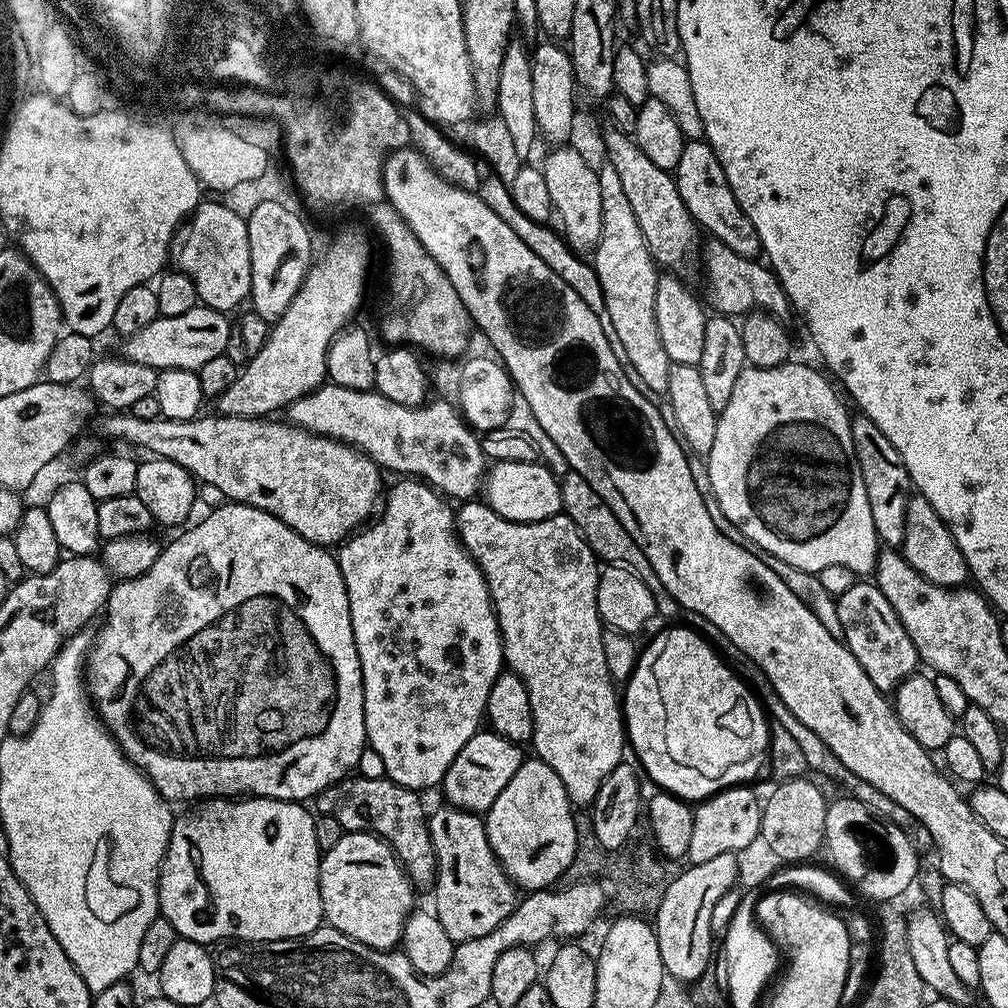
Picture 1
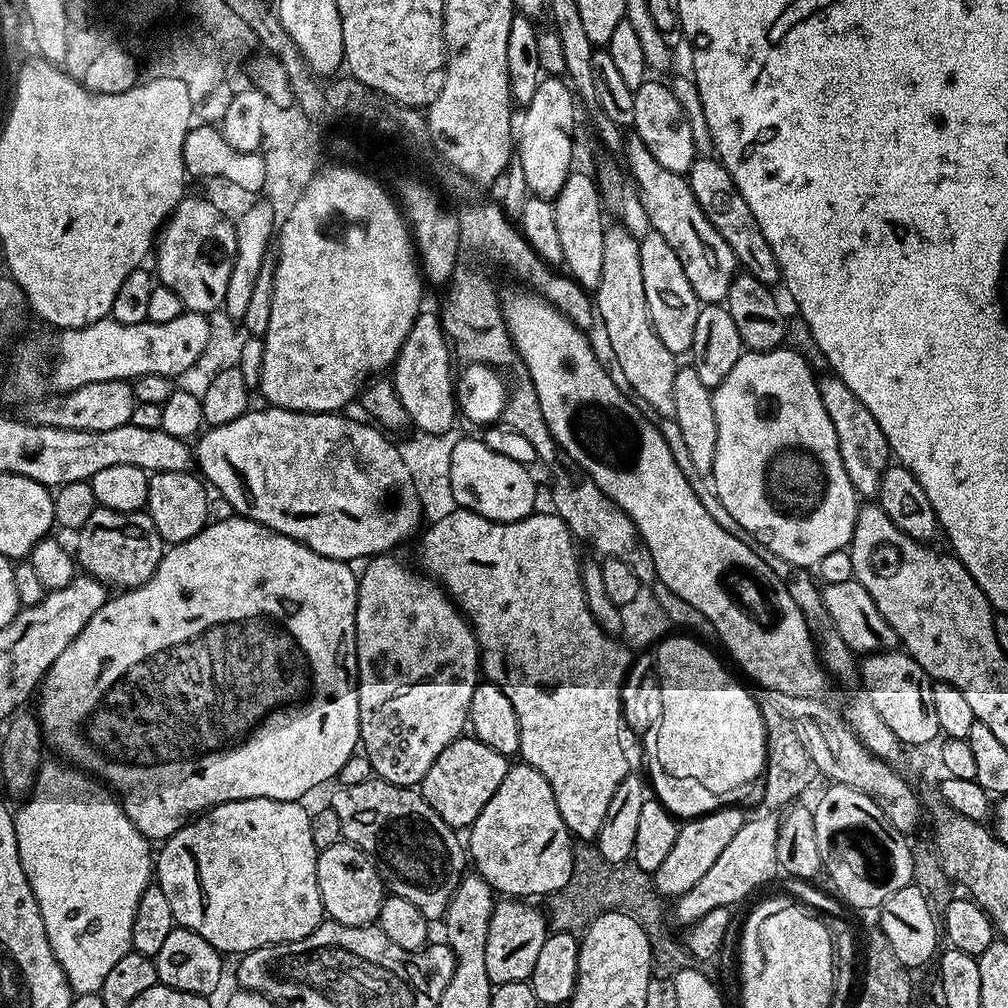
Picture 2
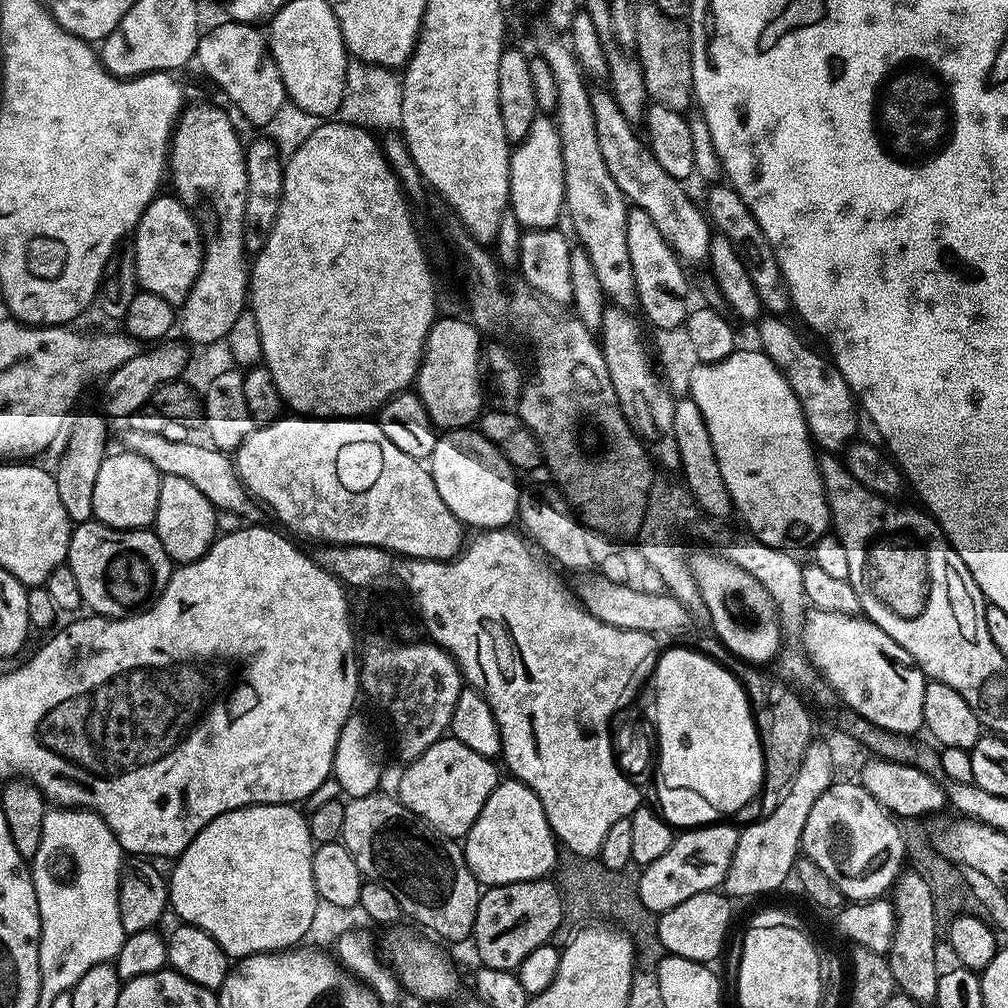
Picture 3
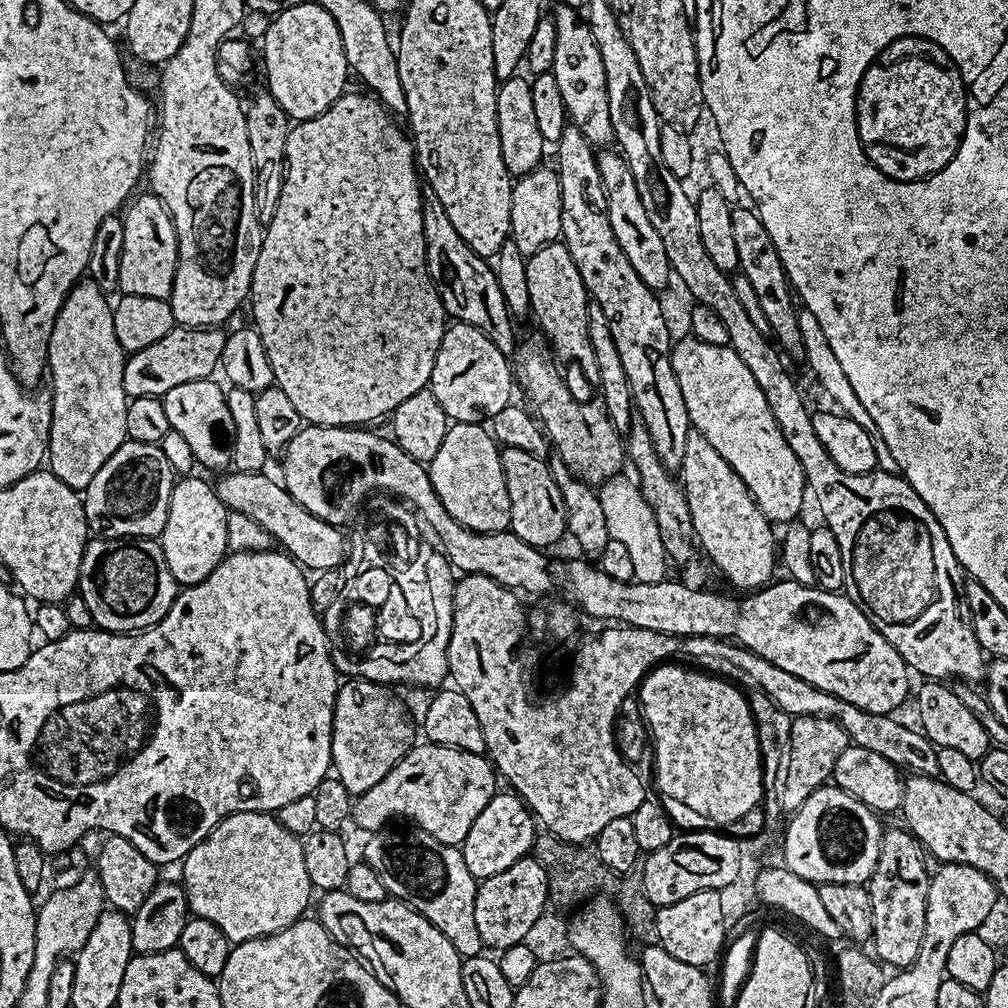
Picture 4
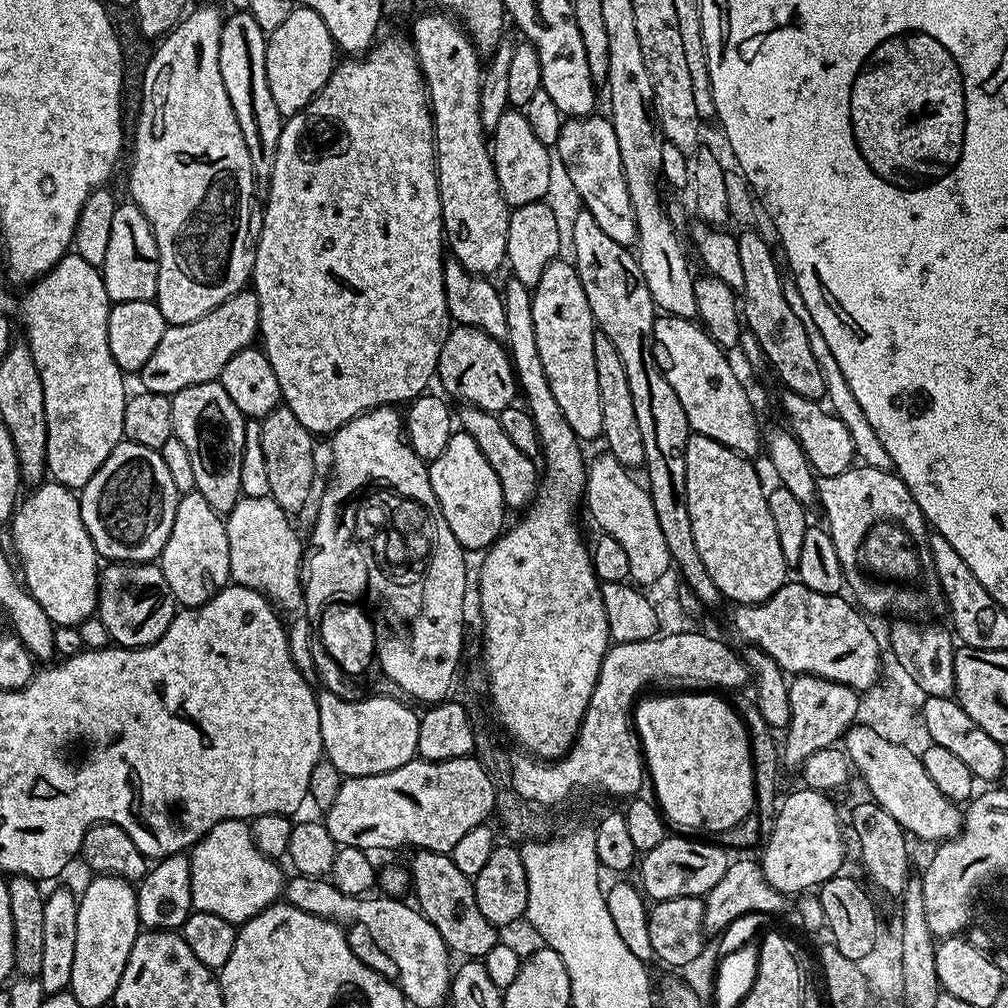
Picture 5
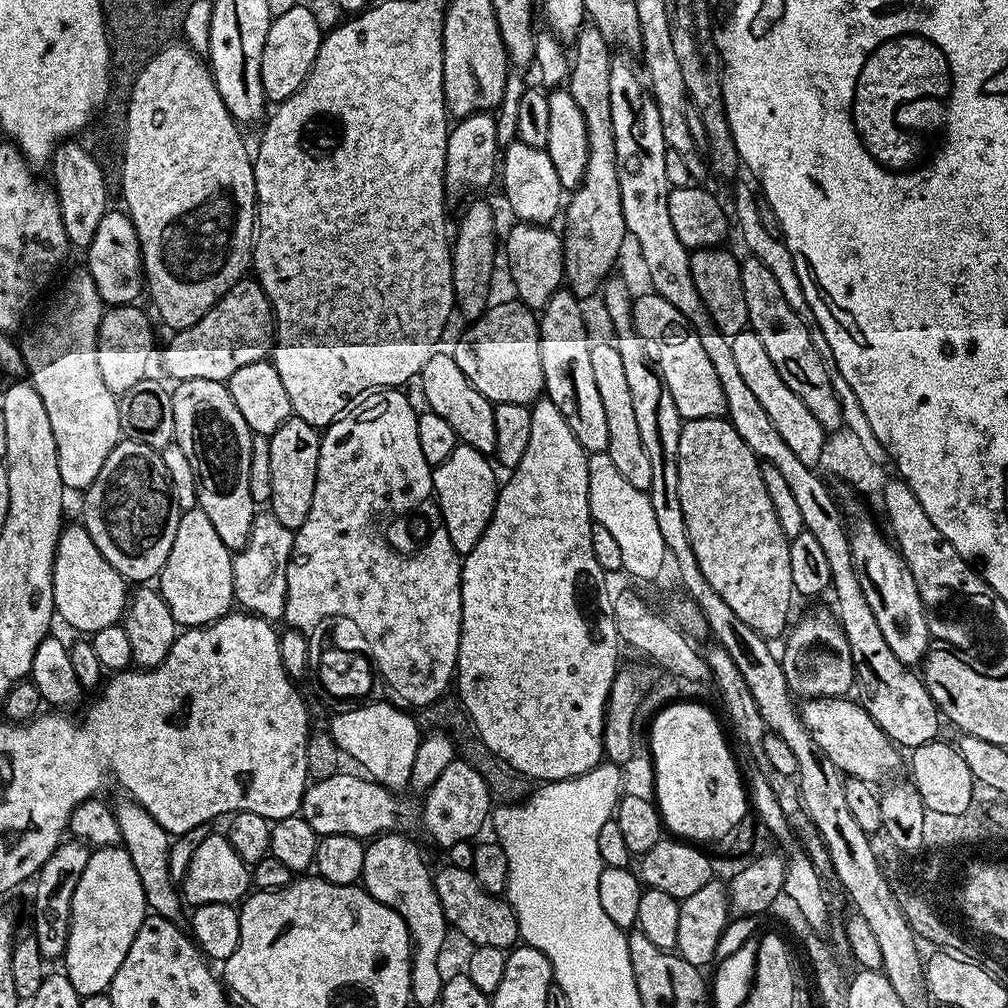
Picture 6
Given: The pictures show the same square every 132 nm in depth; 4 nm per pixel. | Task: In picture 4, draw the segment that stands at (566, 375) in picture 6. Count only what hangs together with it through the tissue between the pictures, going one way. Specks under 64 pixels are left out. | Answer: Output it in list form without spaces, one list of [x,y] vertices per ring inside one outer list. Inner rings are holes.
[[[563,242],[542,246],[526,259],[526,286],[530,290],[531,315],[536,316],[539,331],[543,332],[552,351],[561,361],[569,360],[580,367],[580,372],[589,382],[598,378],[598,362],[594,362],[594,350],[588,333],[588,305],[590,297],[570,258],[570,250]]]

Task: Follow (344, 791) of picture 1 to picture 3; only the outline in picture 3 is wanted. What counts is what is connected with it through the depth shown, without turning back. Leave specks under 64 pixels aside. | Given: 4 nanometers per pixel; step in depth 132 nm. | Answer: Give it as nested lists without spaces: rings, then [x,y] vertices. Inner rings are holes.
[[[377,790],[344,804],[340,840],[361,877],[386,886],[405,917],[417,920],[441,941],[471,937],[482,885],[468,869],[464,849],[455,839],[441,836],[395,795]]]

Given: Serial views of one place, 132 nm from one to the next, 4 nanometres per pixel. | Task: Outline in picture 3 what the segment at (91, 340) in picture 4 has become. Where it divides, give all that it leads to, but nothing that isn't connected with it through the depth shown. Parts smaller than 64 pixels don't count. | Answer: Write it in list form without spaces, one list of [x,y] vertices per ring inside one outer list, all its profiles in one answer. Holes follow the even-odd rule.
[[[96,410],[78,416],[71,421],[70,431],[67,433],[68,445],[65,446],[56,468],[54,467],[54,475],[58,482],[58,498],[62,498],[62,506],[66,506],[66,514],[72,519],[73,525],[84,524],[87,520],[93,519],[94,481],[98,478],[98,470],[106,455],[104,447],[108,444],[109,424],[109,421]]]

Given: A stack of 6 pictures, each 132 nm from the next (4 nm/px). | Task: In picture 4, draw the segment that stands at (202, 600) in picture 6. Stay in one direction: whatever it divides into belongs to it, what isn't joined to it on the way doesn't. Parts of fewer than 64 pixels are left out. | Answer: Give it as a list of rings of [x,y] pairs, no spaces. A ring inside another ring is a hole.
[[[181,475],[173,483],[170,502],[166,510],[166,526],[158,537],[166,558],[166,566],[170,566],[170,574],[174,574],[177,585],[180,586],[202,582],[224,561],[225,556],[230,552],[227,544],[228,507],[218,498],[215,487],[211,483],[207,484],[202,477],[196,475]]]

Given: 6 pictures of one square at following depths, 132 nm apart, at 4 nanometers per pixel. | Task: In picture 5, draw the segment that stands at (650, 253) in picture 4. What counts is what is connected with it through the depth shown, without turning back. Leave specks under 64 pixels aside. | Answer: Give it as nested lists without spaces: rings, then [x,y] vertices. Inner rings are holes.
[[[607,115],[599,116],[573,116],[565,119],[558,134],[555,150],[561,155],[562,163],[574,182],[574,187],[580,195],[583,209],[594,214],[594,222],[602,226],[614,242],[625,246],[636,243],[636,219],[634,218],[634,206],[630,206],[630,190],[626,190],[626,178],[622,170],[622,154],[618,150],[618,134],[614,134],[614,126]]]

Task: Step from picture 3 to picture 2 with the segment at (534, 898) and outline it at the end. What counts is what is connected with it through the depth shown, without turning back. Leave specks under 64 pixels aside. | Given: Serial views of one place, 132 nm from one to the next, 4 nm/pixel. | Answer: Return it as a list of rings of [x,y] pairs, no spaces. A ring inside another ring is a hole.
[[[504,898],[493,907],[490,930],[486,934],[486,974],[493,986],[502,982],[531,981],[534,974],[534,961],[542,942],[550,934],[550,924],[545,913],[531,908],[531,903],[520,898]]]

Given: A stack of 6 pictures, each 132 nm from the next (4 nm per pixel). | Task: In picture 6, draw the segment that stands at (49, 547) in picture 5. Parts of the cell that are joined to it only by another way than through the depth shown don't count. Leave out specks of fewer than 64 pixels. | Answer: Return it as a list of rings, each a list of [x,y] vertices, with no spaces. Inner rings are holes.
[[[69,523],[61,531],[52,567],[52,593],[54,612],[76,631],[76,634],[91,634],[102,626],[119,624],[124,619],[124,610],[130,599],[130,584],[123,574],[114,570],[106,558],[94,546],[83,523]]]

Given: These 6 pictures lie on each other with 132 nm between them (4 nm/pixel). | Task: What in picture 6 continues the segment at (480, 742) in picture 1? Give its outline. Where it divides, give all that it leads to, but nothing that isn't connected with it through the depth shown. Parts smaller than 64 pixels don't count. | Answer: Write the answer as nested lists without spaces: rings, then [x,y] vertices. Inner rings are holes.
[[[459,758],[450,766],[446,766],[446,770],[442,770],[442,778],[438,778],[436,785],[428,789],[423,800],[424,824],[428,827],[429,834],[444,850],[454,846],[454,842],[471,841],[472,836],[479,834],[480,827],[483,824],[485,827],[490,820],[490,797],[486,782],[482,774],[478,774],[478,770],[474,770]],[[341,770],[330,778],[312,780],[305,788],[299,815],[303,816],[306,822],[310,822],[317,837],[346,834],[375,838],[397,827],[395,800],[397,797],[383,785],[377,784],[375,780],[360,776],[351,776],[347,770]]]

